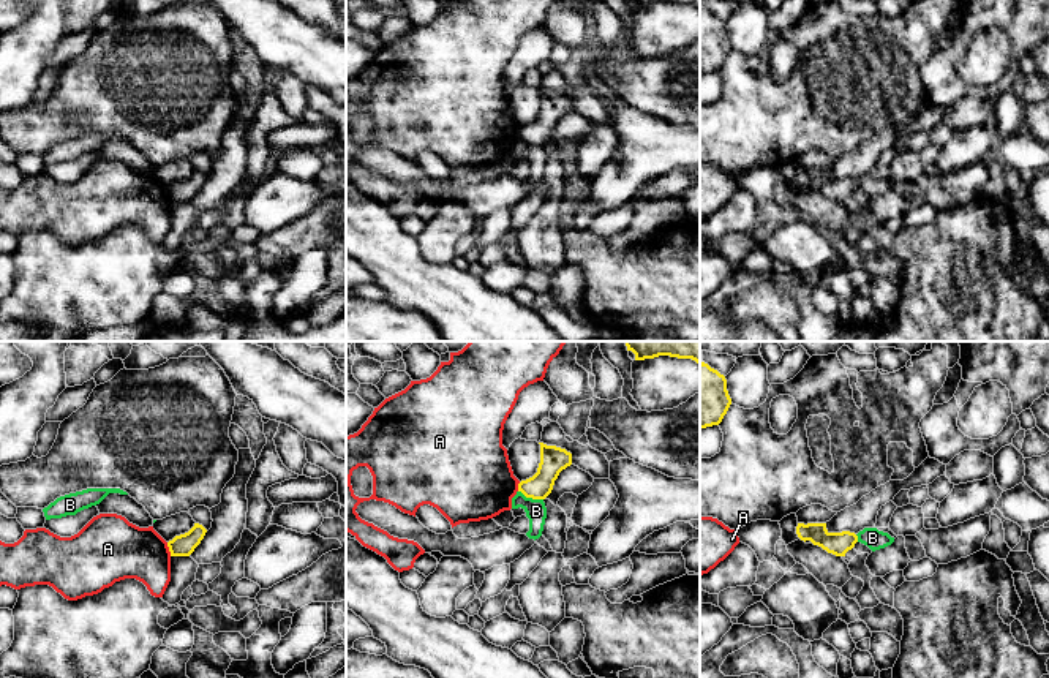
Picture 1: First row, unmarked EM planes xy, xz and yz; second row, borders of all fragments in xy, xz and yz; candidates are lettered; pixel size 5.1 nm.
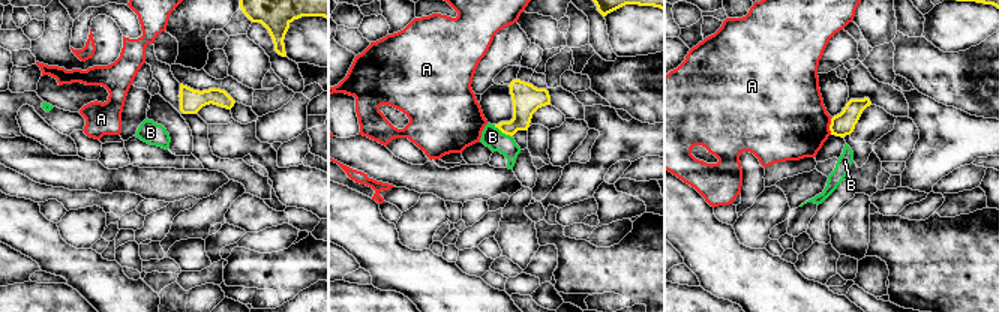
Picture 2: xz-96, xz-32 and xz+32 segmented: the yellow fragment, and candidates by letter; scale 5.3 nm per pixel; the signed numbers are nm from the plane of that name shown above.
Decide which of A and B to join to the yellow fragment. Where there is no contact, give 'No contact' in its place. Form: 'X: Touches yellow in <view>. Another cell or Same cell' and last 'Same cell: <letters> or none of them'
A: Touches yellow in xy. Another cell
B: Touches yellow in xz. Another cell
Same cell: none of them

